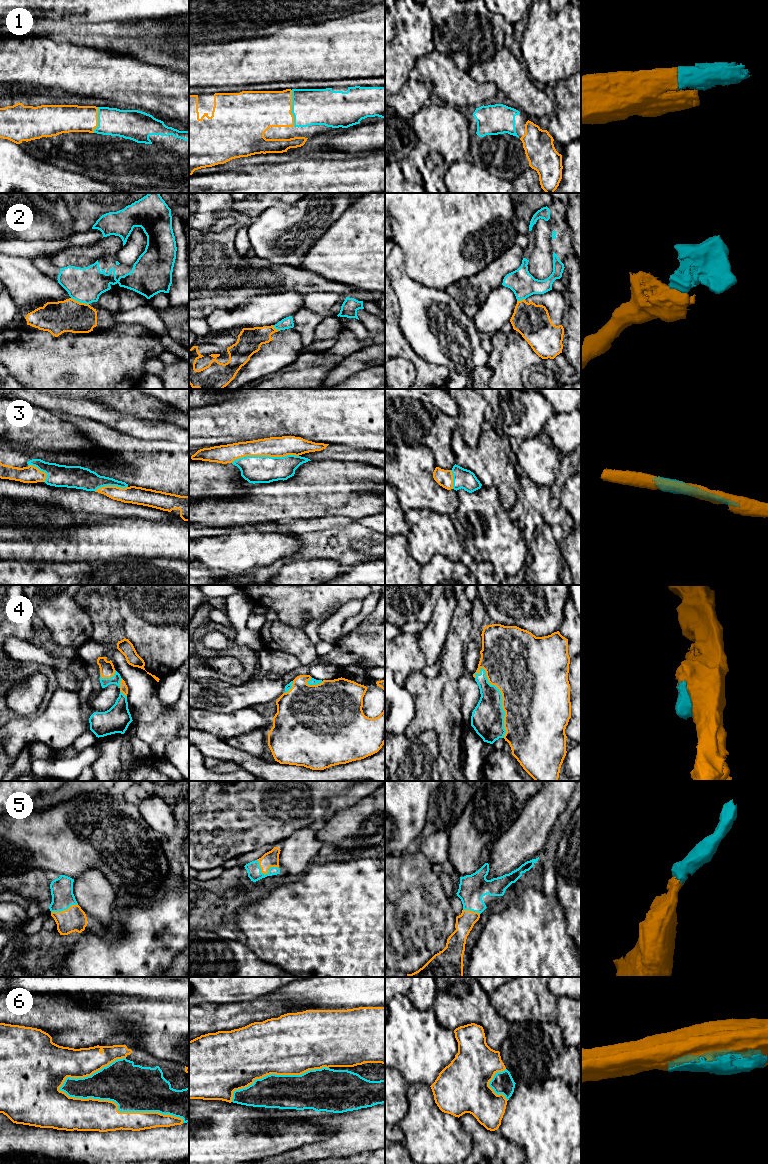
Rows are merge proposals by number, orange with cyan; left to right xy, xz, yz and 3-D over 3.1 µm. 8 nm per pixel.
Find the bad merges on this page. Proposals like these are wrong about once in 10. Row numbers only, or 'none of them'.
2

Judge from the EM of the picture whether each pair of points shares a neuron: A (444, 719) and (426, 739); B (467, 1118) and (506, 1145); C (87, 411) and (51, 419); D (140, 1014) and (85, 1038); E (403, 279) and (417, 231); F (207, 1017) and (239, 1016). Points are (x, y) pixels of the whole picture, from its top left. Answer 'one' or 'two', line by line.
A: two
B: one
C: two
D: two
E: two
F: one

